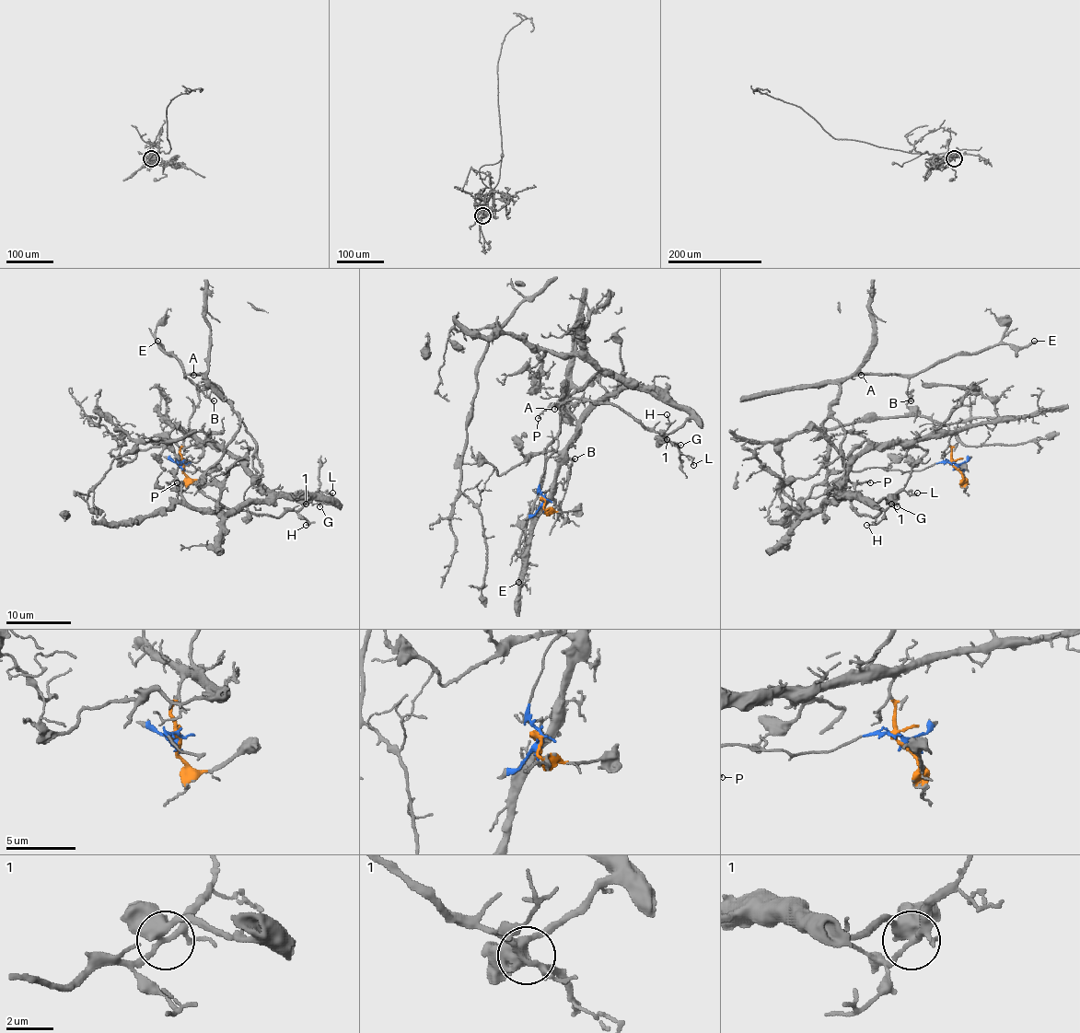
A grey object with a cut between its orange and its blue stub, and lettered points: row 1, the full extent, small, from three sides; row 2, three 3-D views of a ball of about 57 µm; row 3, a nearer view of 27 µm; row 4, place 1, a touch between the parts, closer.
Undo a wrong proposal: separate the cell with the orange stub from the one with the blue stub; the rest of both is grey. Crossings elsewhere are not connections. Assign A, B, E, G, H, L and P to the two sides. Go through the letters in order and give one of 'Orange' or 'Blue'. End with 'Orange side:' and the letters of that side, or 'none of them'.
A: Blue
B: Blue
E: Blue
G: Blue
H: Blue
L: Blue
P: Blue
Orange side: none of them

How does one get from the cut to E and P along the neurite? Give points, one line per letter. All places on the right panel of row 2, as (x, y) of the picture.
E: (955, 467), (852, 471), (824, 429), (839, 385), (856, 375), (917, 375), (955, 355), (1035, 341)
P: (955, 467), (946, 461), (934, 463), (922, 470), (865, 468), (849, 471), (847, 476), (853, 482), (870, 482)

